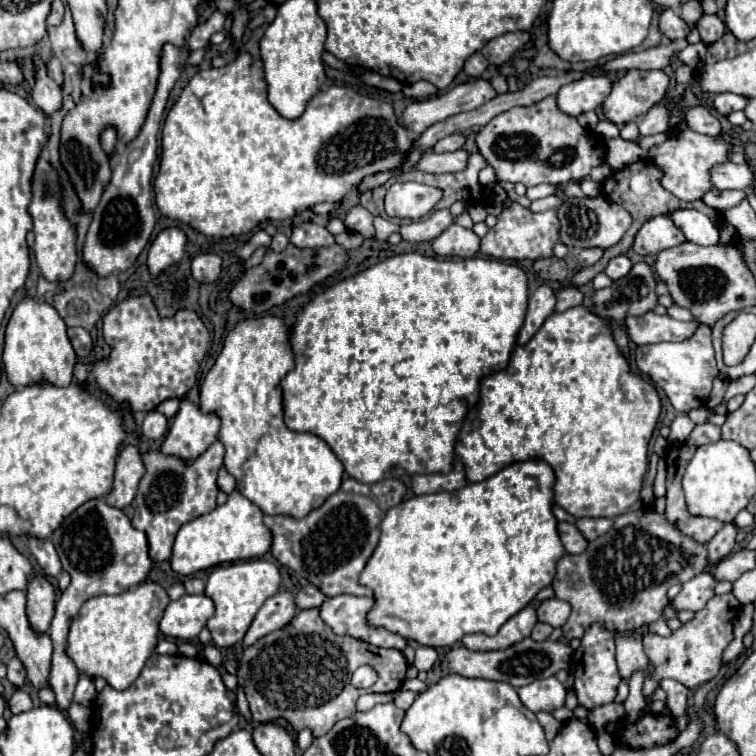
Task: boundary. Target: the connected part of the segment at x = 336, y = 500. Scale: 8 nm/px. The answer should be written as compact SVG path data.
M345 479L341 489L333 493L319 509L311 511L303 519L291 519L287 515L265 515L263 523L271 529L273 545L271 555L293 571L307 575L307 581L319 587L327 597L341 593L347 595L371 595L367 587L359 585L359 573L379 543L379 525L391 505L401 503L405 485L397 479L383 479L375 485L363 485L355 479Z

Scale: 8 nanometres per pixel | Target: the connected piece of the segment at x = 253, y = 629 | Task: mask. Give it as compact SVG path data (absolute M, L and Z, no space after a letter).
M283 591L277 593L273 597L269 597L263 607L257 611L249 631L245 633L241 647L251 647L255 641L259 641L261 637L265 637L267 633L273 633L281 627L285 627L297 613L297 607L293 603L293 593Z

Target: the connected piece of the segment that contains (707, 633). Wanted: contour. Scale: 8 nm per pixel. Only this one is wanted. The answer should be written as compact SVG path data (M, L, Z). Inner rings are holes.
M733 593L715 595L701 611L695 613L695 619L687 621L681 629L673 631L671 637L647 635L643 637L645 655L653 663L653 673L647 683L659 683L661 679L677 679L685 687L699 687L701 683L713 679L723 663L721 655L725 647L733 641L733 621L739 613L739 601Z

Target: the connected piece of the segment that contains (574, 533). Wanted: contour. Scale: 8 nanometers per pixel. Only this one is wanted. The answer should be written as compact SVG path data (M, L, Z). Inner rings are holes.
M559 523L557 531L559 531L561 543L567 553L583 553L585 551L587 541L583 539L583 535L577 531L577 527L573 523Z

